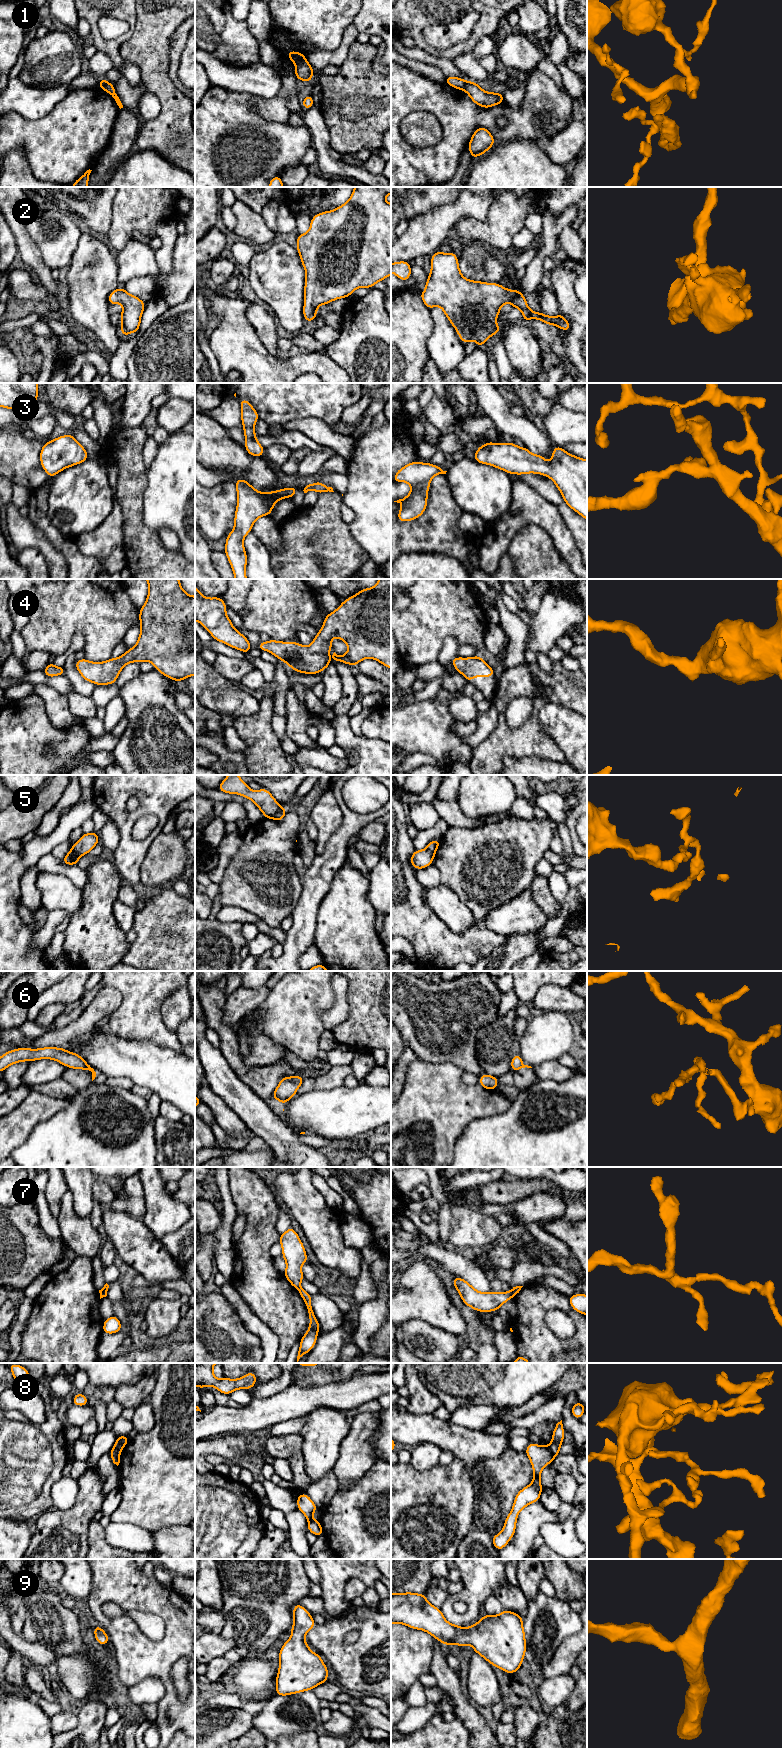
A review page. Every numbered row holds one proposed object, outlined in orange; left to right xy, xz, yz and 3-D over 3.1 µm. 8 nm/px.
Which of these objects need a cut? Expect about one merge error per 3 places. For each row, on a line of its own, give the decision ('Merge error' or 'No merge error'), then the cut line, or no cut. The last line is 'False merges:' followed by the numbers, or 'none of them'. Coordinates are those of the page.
1: Merge error. Split along xz (306, 61), (296, 66)
2: No merge error. No split
3: No merge error. No split
4: No merge error. No split
5: Merge error. Split along xz (282, 807), (269, 818)
6: Merge error. Split along xz (278, 1099), (287, 1100)
7: Merge error. Split along yz (510, 1290), (513, 1296)
8: Merge error. Split along yz (546, 1446), (553, 1457)
9: No merge error. No split
False merges: 1, 5, 6, 7, 8

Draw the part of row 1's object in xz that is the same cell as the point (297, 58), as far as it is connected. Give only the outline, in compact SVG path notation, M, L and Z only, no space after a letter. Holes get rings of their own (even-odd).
M290 50L289 52L286 53L286 55L296 66L307 62L306 56L301 52L295 52L293 50Z

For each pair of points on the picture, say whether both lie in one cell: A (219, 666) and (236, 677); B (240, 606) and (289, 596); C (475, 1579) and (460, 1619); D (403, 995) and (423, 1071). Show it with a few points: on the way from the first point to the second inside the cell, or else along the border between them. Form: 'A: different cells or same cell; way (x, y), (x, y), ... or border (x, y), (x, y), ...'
A: same cell; way (223, 666), (232, 673)
B: different cells; border (250, 589), (245, 598), (246, 611), (241, 616)
C: same cell; way (475, 1590), (475, 1607), (471, 1611)
D: different cells; border (417, 1056), (426, 1061), (443, 1063)

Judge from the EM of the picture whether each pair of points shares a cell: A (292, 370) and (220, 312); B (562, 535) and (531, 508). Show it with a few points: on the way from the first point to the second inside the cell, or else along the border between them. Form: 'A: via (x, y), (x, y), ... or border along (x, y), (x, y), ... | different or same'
A: via (273, 370), (234, 331) | same
B: via (554, 527), (539, 512) | same

